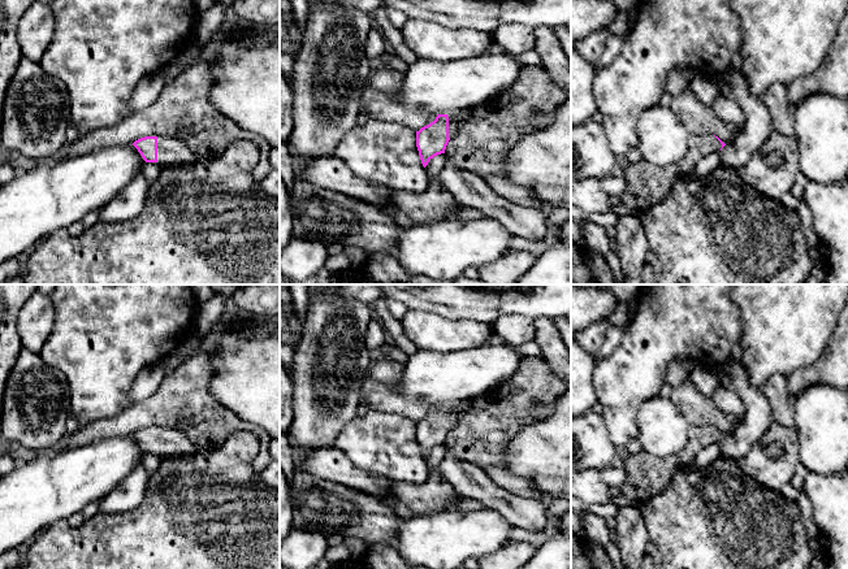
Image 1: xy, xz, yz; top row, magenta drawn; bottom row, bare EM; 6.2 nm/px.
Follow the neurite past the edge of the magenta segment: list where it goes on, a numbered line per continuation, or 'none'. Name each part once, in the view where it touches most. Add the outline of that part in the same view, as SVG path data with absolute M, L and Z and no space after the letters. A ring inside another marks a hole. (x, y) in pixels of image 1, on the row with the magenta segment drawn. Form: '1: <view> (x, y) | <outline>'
1: xy (171, 151) | M157 136L157 164L160 166L189 165L200 158L185 142L177 138Z

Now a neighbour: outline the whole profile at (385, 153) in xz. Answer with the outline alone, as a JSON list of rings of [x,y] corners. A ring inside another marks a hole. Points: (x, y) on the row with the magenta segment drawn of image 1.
[[[369,118],[365,125],[355,126],[346,133],[334,155],[359,178],[386,187],[391,192],[421,194],[429,187],[431,178],[416,147],[416,131],[401,123]]]

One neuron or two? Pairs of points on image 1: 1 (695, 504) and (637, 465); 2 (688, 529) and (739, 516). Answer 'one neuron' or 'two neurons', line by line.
1: two neurons
2: one neuron

